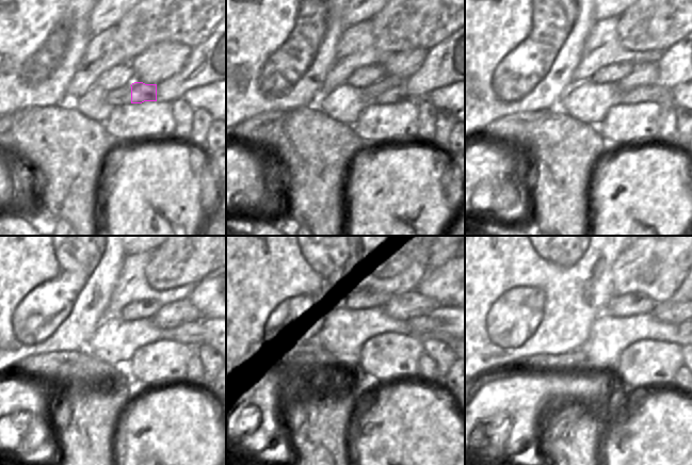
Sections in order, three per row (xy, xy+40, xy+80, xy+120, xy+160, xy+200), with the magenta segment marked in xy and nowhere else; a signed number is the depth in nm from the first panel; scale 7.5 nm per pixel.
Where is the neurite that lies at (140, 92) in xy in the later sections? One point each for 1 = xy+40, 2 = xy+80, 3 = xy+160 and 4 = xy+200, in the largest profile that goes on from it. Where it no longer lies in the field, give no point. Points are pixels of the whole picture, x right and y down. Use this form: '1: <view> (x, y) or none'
1: xy+40 (398, 94)
2: xy+80 (660, 95)
3: xy+160 (438, 331)
4: xy+200 (681, 325)

